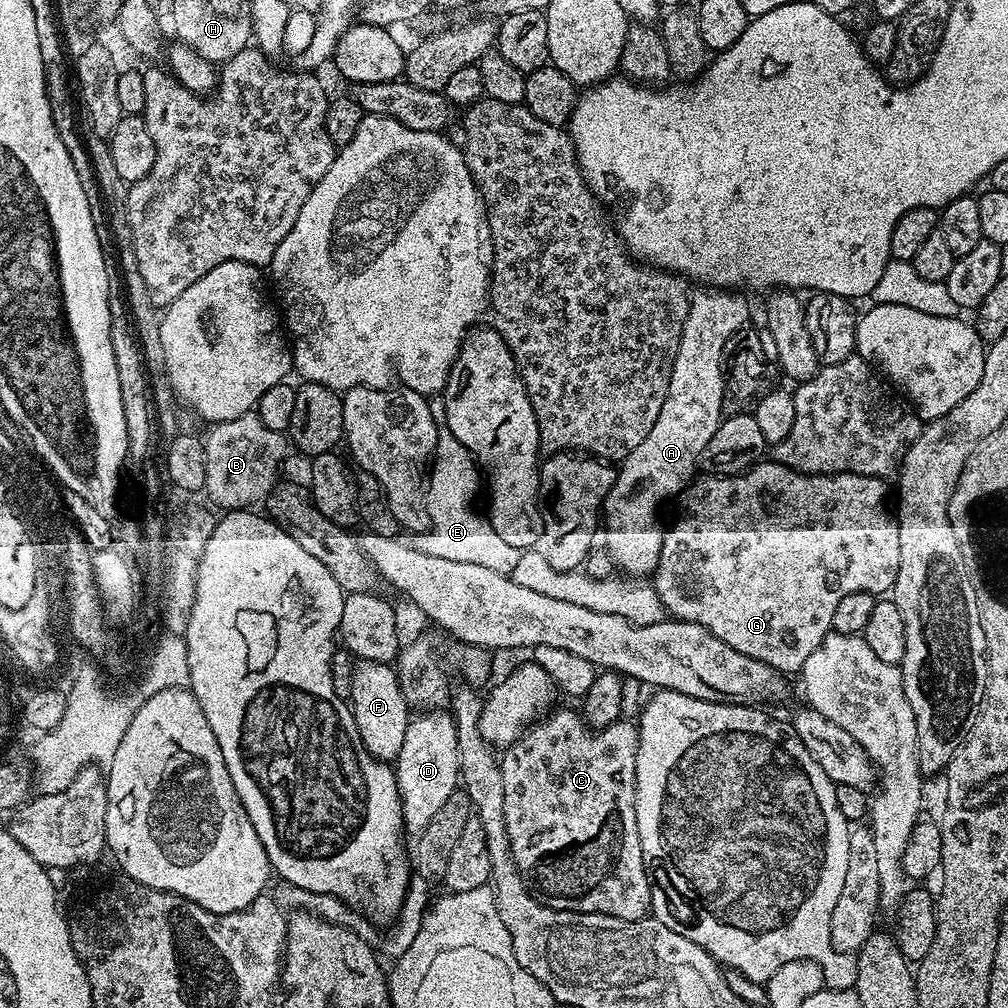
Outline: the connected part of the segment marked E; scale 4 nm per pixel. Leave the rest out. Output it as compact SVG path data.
M440 398L428 400L430 414L436 423L436 450L426 481L428 513L432 519L429 532L417 532L411 537L411 544L422 554L434 554L434 558L450 558L450 562L474 562L474 566L487 566L507 576L518 563L521 549L510 546L492 528L492 523L476 513L476 491L482 488L482 472L476 460L458 438L448 429L444 401Z

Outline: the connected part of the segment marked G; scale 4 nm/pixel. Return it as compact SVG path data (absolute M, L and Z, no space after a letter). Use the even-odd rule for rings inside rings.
M761 462L749 468L747 472L742 472L738 476L721 476L719 474L701 475L699 479L688 485L682 493L682 501L684 500L684 509L680 512L680 517L673 522L664 533L664 541L662 542L662 554L658 558L658 566L650 577L650 583L656 589L658 598L662 602L665 613L669 617L685 620L686 622L694 622L698 626L702 626L706 630L710 630L710 634L714 634L714 638L722 638L722 642L726 642L726 646L734 646L734 650L738 650L738 654L746 654L750 658L758 658L760 662L766 662L771 668L776 668L782 674L788 672L799 673L804 667L806 658L810 658L810 654L814 654L814 650L818 650L818 646L827 638L828 633L832 631L832 619L834 618L834 610L838 607L838 602L842 602L842 598L846 598L846 594L858 594L859 592L871 592L873 594L891 593L894 582L898 578L898 562L902 554L902 546L900 545L900 521L888 509L888 488L883 479L879 476L859 476L858 474L850 474L843 472L837 476L811 476L805 472L796 472L793 468L788 468L785 464L775 462Z

